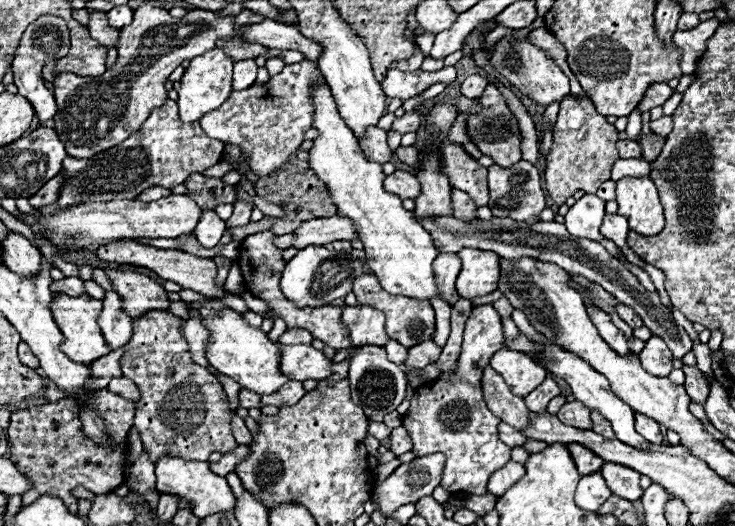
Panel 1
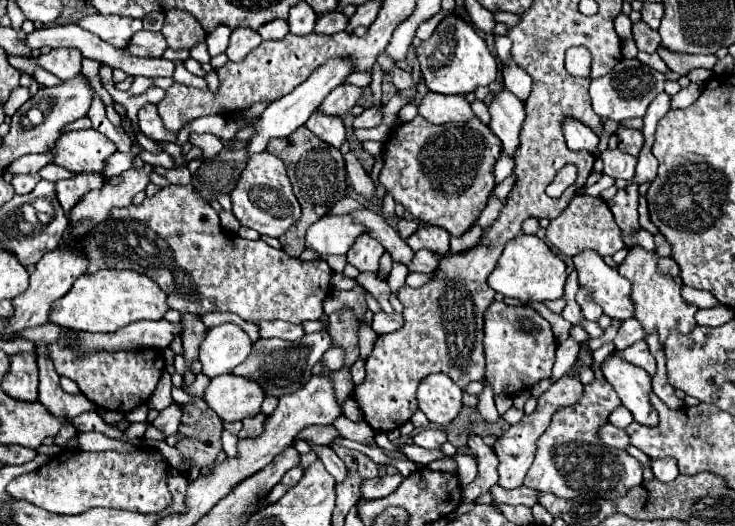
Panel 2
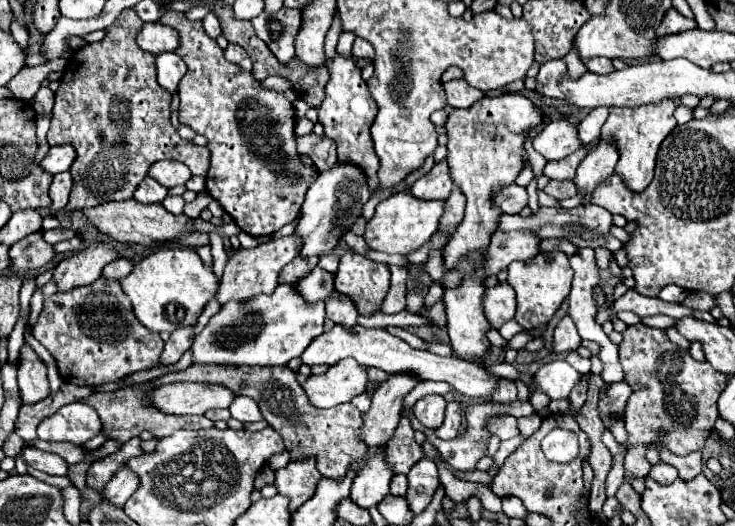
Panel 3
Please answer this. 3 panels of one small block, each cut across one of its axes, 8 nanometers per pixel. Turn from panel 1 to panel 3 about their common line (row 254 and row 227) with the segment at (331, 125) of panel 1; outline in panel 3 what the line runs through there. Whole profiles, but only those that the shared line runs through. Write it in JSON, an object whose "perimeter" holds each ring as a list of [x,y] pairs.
{"perimeter":[[[410,192],[392,194],[388,200],[384,200],[376,206],[374,218],[366,224],[364,240],[368,242],[368,246],[372,250],[380,250],[380,252],[388,252],[388,254],[414,252],[414,250],[422,248],[422,244],[428,238],[432,238],[432,234],[436,232],[438,220],[444,212],[444,204],[446,204],[446,200],[428,200],[428,202],[418,200]]]}

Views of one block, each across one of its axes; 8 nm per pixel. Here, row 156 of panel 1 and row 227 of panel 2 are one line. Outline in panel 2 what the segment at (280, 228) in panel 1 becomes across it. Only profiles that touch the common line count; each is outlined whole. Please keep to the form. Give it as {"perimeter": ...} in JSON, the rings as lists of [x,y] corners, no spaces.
{"perimeter":[[[300,126],[288,138],[272,138],[272,140],[268,140],[266,152],[274,154],[274,156],[280,156],[280,160],[284,160],[288,178],[292,182],[292,190],[294,190],[296,198],[300,200],[300,206],[302,206],[300,220],[296,224],[292,224],[292,228],[288,228],[288,232],[284,232],[284,236],[278,238],[282,248],[284,248],[284,252],[288,256],[296,258],[304,248],[304,236],[306,236],[308,226],[314,224],[316,220],[324,218],[332,210],[332,206],[336,202],[346,198],[346,192],[348,192],[346,166],[344,166],[340,150],[330,146],[330,144],[324,144],[318,136],[312,136],[312,132],[308,132],[306,126]]]}

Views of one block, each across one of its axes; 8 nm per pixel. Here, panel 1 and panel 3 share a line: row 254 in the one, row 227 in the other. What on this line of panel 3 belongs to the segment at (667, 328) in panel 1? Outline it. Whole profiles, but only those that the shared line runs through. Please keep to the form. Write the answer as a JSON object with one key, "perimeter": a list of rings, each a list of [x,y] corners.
{"perimeter":[[[586,204],[586,206],[576,206],[570,210],[540,208],[534,216],[528,216],[528,218],[522,218],[518,214],[514,216],[506,214],[500,218],[498,228],[506,232],[508,230],[532,230],[540,238],[566,238],[578,248],[606,248],[610,252],[616,252],[622,246],[622,242],[610,234],[610,226],[612,226],[612,214],[608,210],[594,206],[594,204]]]}

